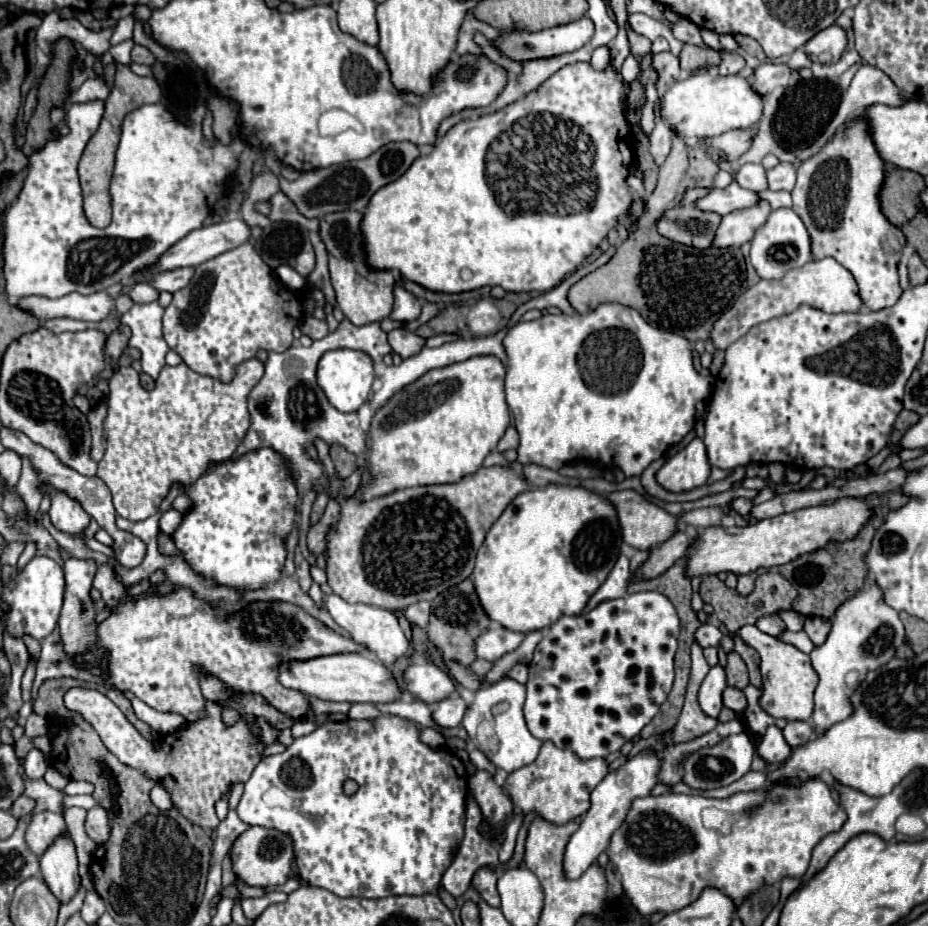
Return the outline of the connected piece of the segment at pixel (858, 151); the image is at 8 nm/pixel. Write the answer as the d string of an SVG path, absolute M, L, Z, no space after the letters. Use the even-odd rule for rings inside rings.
M854 120L848 122L816 156L802 162L798 168L798 182L792 190L792 210L802 218L810 232L814 258L832 256L848 268L858 282L860 296L868 310L890 308L902 296L896 264L906 240L880 210L878 190L884 174L884 162L868 138L866 124Z

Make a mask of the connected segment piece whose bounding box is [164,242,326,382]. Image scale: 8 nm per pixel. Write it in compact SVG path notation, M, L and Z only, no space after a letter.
M246 242L194 268L190 284L174 292L170 306L164 310L164 340L194 372L232 382L238 364L254 358L260 350L286 352L292 346L292 330L308 316L306 300L314 304L310 316L324 320L324 292L308 288L300 302L296 294L284 290L272 278L266 262Z

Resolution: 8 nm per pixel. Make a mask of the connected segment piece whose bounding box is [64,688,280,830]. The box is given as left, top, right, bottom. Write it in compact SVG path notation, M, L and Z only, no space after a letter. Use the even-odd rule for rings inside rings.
M70 688L64 696L64 704L68 710L78 712L98 732L106 748L118 756L120 762L144 772L150 780L160 782L160 786L170 794L174 808L192 824L206 830L216 830L220 824L214 810L216 802L224 798L226 790L238 782L244 784L250 778L252 770L262 760L262 752L274 744L280 734L280 730L264 718L254 718L252 724L240 718L234 726L228 726L222 720L222 706L206 702L202 718L188 722L176 732L166 736L160 734L156 740L148 740L128 722L114 726L114 702L98 690ZM254 726L260 730L258 734L254 734Z

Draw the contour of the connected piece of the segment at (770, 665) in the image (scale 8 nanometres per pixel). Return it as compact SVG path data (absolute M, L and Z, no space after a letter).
M744 626L738 634L748 646L752 646L760 654L760 674L762 674L762 696L758 700L760 708L774 718L808 722L812 718L814 688L818 684L818 676L810 664L808 654L776 640L774 636L760 632L756 626Z

